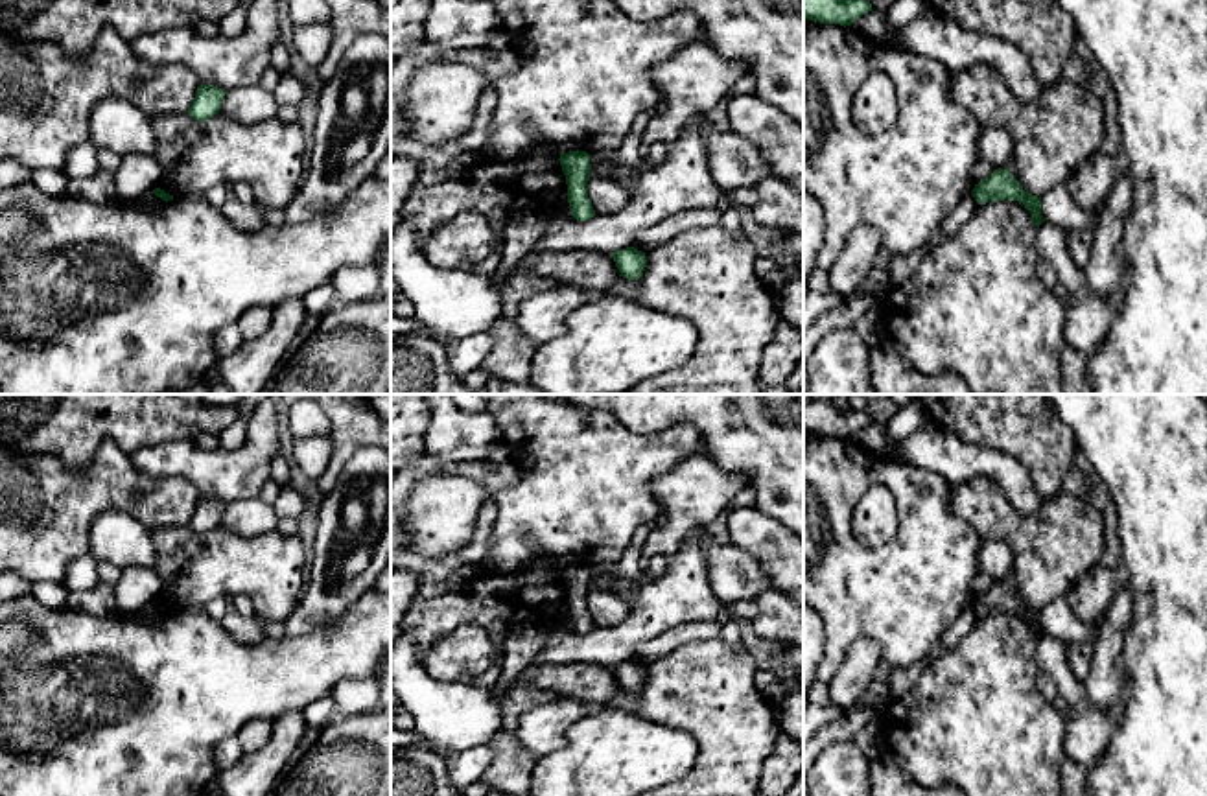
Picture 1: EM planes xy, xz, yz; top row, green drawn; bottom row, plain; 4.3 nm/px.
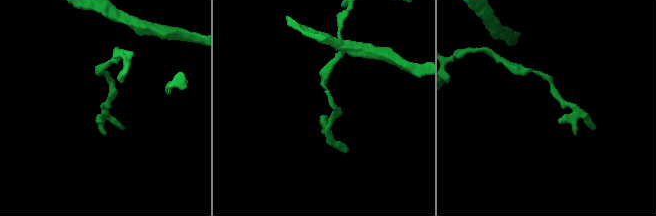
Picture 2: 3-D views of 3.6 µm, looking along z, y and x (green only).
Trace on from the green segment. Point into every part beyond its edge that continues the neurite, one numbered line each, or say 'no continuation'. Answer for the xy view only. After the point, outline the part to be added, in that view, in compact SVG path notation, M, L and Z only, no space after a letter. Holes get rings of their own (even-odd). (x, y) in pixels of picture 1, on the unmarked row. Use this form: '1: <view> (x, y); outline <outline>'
no continuation

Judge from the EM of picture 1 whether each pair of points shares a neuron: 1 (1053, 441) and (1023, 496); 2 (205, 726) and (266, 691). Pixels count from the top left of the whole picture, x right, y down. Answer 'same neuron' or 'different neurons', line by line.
1: different neurons
2: same neuron

